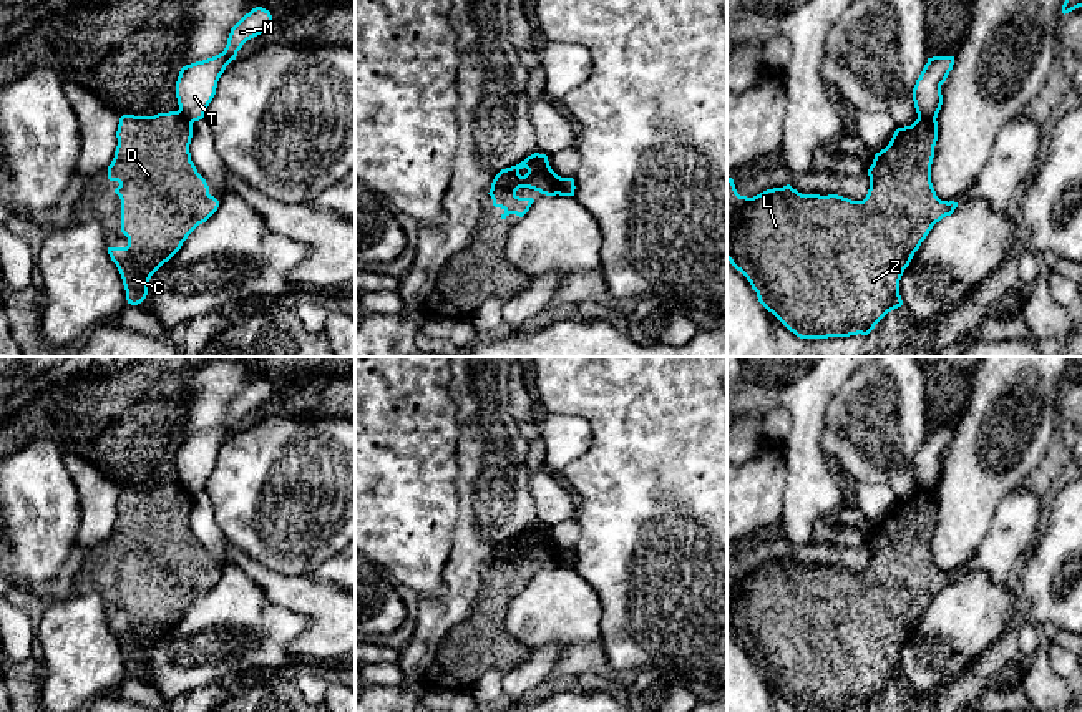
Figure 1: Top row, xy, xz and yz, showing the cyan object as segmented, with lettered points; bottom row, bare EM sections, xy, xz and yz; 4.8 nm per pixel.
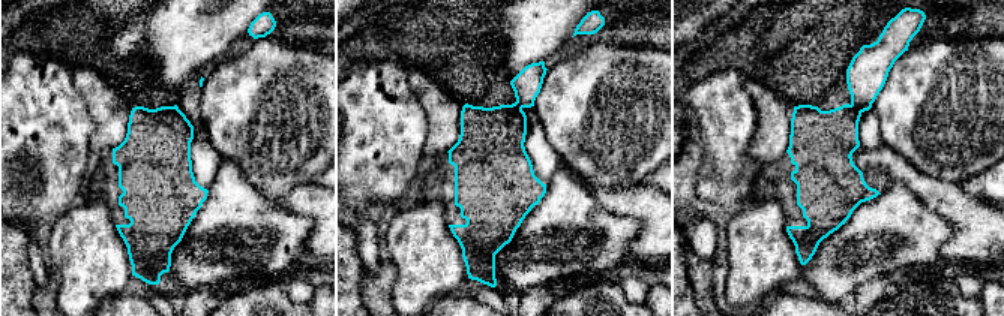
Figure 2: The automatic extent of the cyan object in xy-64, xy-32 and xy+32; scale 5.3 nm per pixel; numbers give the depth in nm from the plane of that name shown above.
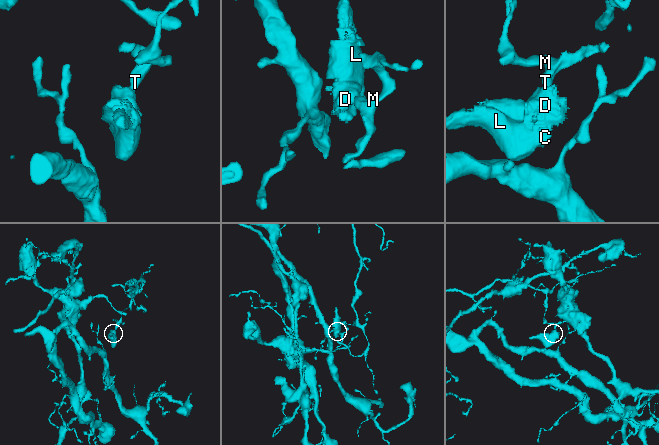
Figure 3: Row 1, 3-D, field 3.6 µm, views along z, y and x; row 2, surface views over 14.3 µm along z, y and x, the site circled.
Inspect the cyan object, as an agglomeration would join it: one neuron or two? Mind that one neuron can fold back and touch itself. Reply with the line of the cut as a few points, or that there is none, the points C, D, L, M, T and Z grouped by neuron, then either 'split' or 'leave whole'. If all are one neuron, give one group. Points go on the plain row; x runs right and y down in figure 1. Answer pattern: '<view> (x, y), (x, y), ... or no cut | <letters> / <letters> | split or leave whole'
yz (918, 487), (935, 492) | C D L Z / M T | split

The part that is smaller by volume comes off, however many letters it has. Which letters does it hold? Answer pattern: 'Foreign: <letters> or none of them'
Foreign: C, D, L, Z

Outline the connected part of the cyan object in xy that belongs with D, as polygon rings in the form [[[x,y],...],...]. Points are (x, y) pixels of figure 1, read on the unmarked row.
[[[179,483],[123,486],[116,510],[108,551],[119,554],[115,564],[121,571],[121,604],[128,609],[128,617],[108,619],[108,626],[121,646],[128,675],[138,677],[148,667],[151,647],[217,583],[219,573],[209,566],[206,551],[191,533],[193,495]]]

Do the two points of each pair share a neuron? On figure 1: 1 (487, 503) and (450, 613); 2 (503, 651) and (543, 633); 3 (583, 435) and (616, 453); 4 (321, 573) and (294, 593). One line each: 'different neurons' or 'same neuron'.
1: same neuron
2: different neurons
3: different neurons
4: different neurons

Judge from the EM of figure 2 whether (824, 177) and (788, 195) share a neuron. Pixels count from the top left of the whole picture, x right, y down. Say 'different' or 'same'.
same

